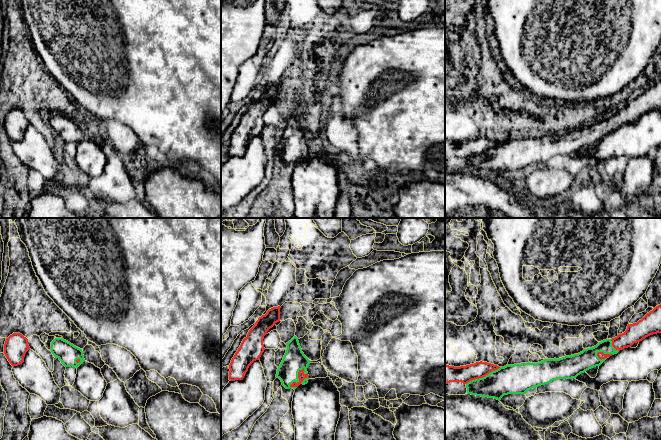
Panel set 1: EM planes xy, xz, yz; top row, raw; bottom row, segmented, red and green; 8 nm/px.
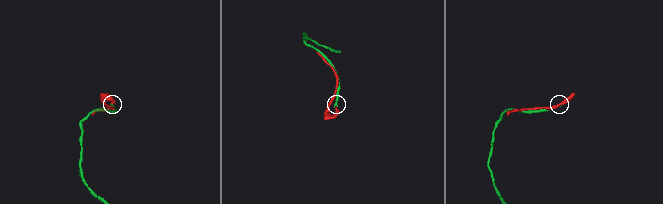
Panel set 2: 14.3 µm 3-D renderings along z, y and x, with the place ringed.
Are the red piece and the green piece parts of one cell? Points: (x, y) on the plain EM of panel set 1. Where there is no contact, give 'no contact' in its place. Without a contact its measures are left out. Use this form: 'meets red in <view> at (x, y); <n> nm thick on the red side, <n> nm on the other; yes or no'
meets red in xz at (299, 155); 60 nm thick on the red side, 180 nm on the other; yes

